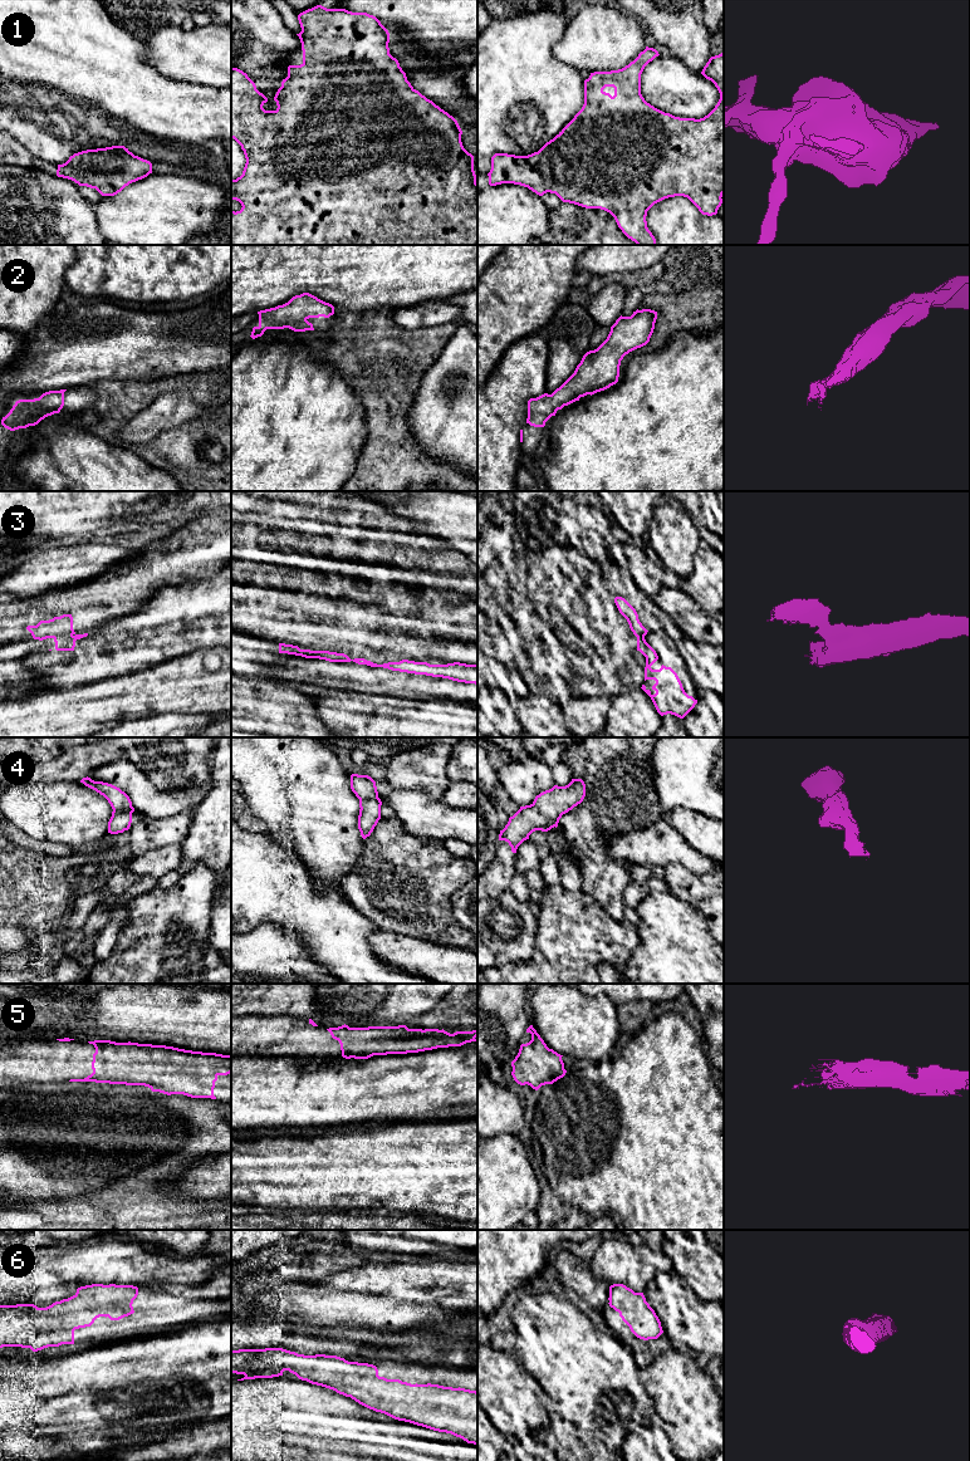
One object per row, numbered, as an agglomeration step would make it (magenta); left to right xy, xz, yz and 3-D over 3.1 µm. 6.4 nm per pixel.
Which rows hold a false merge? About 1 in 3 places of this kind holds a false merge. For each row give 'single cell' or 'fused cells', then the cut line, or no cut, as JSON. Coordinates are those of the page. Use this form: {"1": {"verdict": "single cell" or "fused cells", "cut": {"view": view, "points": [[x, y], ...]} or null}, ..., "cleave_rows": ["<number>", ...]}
{"1": {"verdict": "single cell", "cut": null}, "2": {"verdict": "single cell", "cut": null}, "3": {"verdict": "fused cells", "cut": {"view": "xy", "points": [[72, 635], [53, 637]]}}, "4": {"verdict": "single cell", "cut": null}, "5": {"verdict": "single cell", "cut": null}, "6": {"verdict": "single cell", "cut": null}, "cleave_rows": ["3"]}

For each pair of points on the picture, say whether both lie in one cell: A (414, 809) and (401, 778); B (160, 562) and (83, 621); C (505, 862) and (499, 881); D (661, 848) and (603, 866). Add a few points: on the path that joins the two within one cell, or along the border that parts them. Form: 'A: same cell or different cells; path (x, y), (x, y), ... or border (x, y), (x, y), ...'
A: different cells; border (392, 789), (417, 790), (435, 798)
B: same cell; path (140, 577), (118, 593), (99, 601)
C: same cell; path (503, 867), (499, 876)
D: different cells; border (612, 834), (607, 841), (607, 853), (631, 864)

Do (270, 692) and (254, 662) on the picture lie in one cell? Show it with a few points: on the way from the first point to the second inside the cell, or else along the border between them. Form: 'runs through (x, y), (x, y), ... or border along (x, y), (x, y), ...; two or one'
border along (244, 677), (260, 680); two

